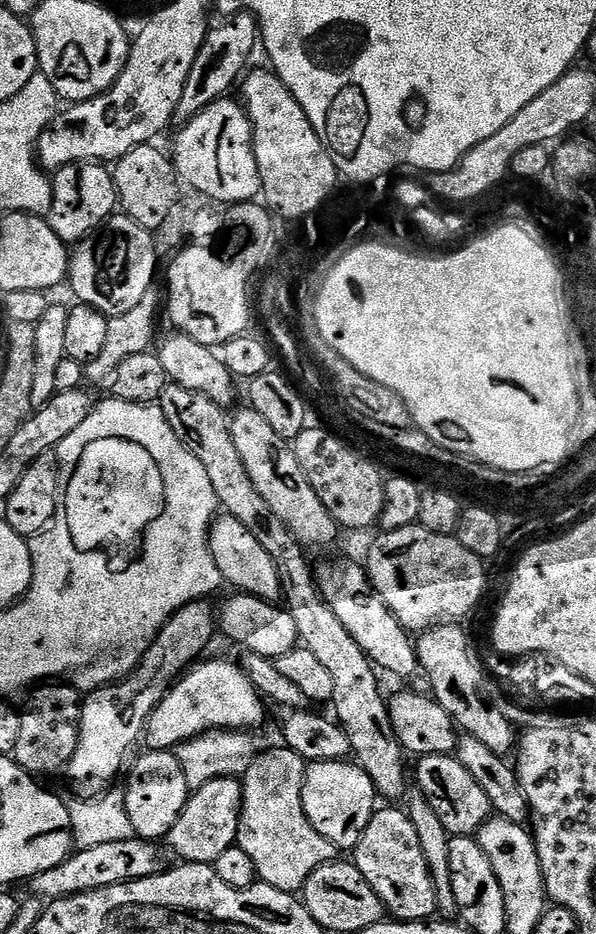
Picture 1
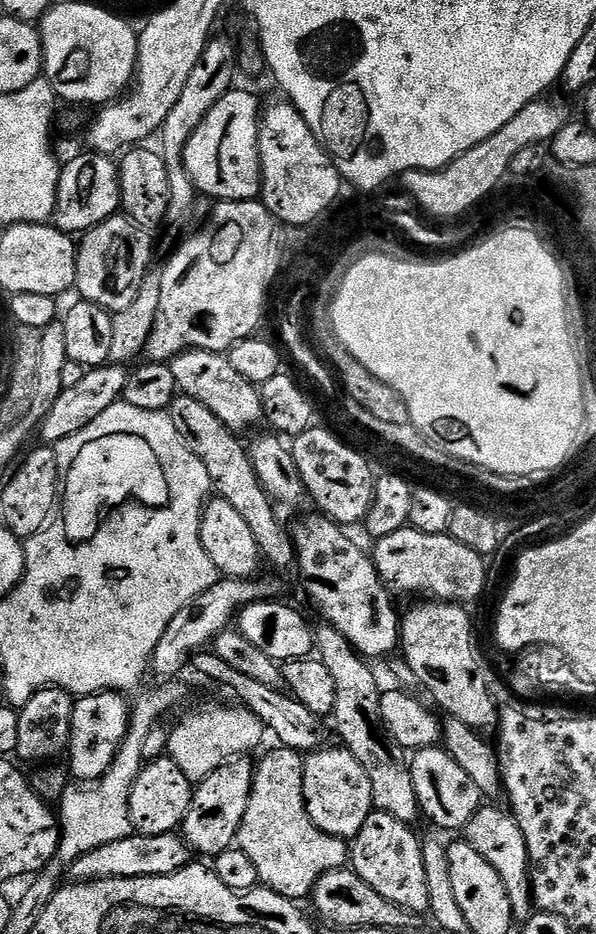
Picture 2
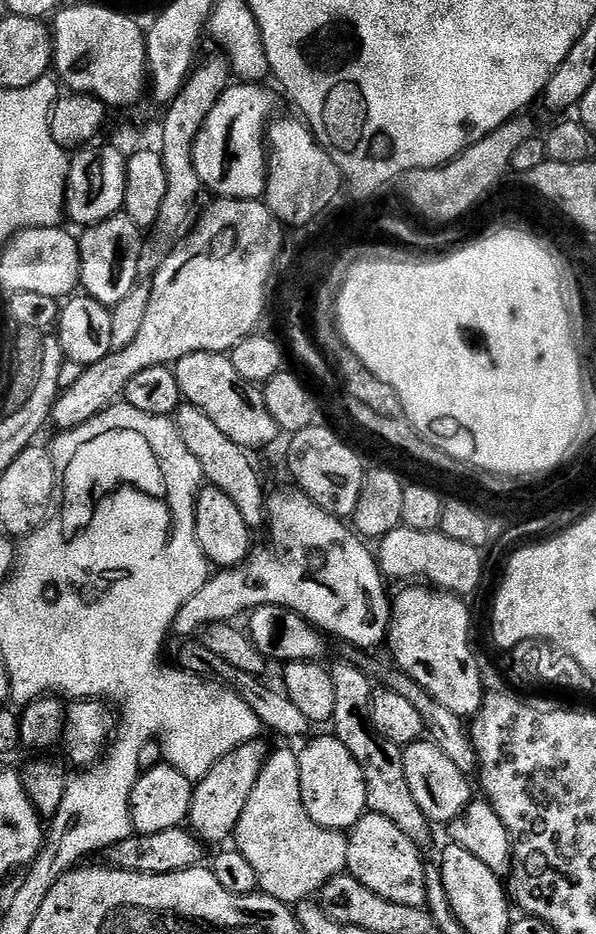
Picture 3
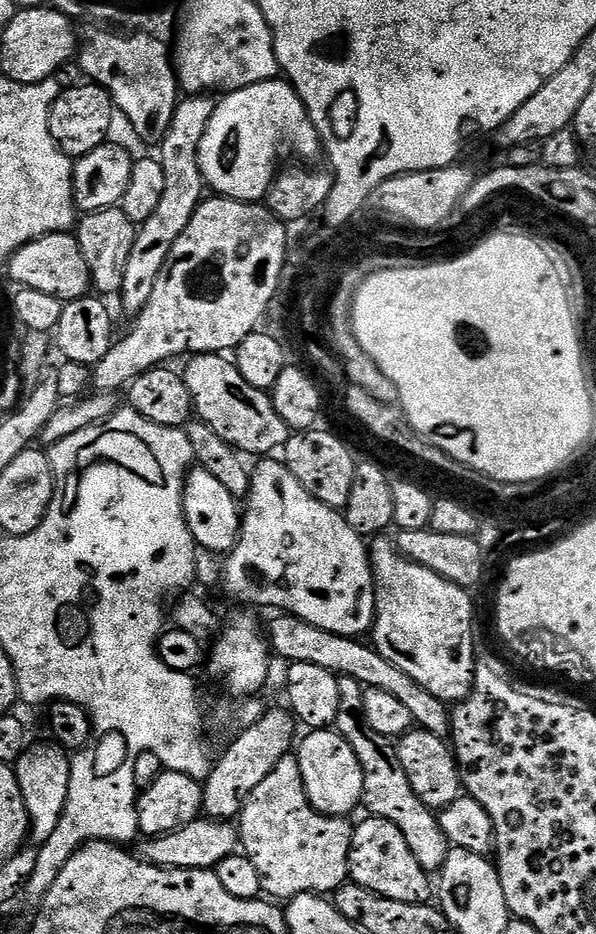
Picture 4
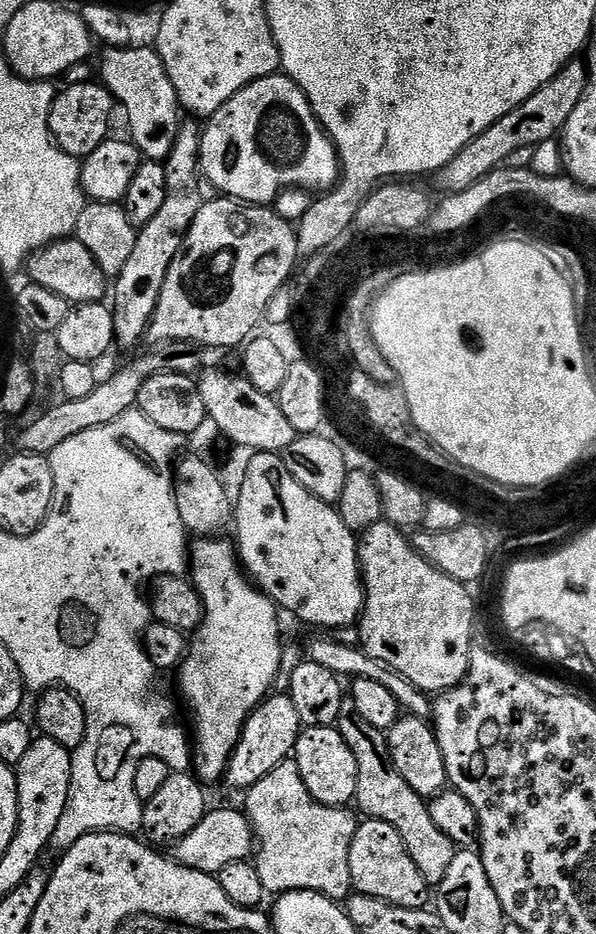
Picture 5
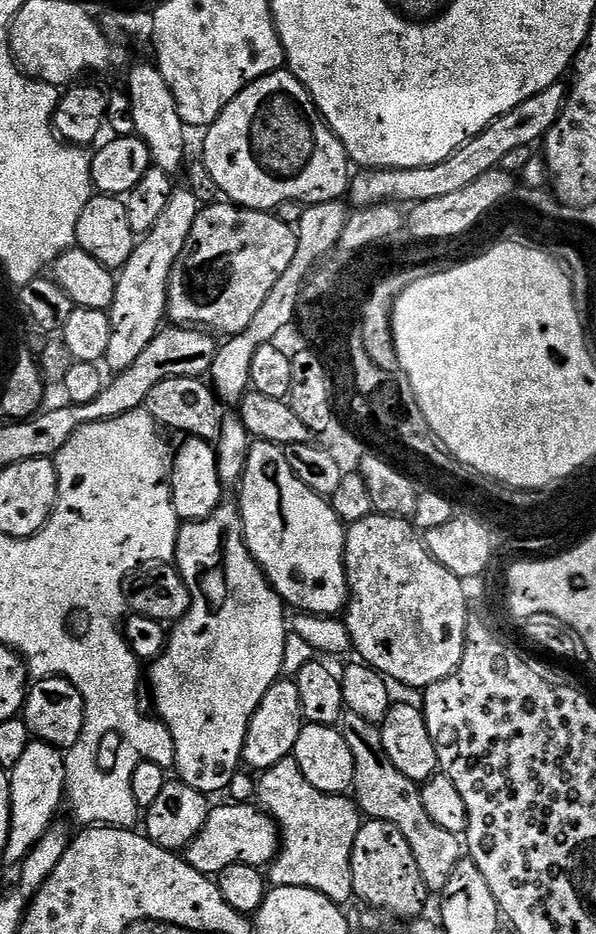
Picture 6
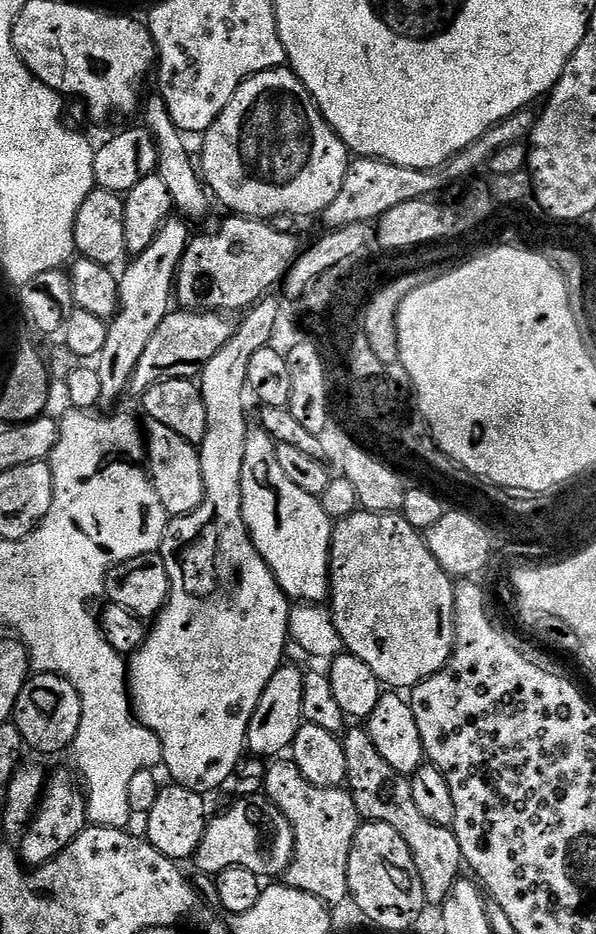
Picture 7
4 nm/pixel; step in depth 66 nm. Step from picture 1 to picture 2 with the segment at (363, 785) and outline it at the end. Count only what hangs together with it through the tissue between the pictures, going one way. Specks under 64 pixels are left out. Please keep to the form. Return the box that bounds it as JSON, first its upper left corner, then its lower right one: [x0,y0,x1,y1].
[304,746,373,841]

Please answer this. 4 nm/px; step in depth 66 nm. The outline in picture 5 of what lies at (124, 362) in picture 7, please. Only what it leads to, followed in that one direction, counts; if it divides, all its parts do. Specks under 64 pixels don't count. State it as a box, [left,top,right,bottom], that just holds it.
[110,123,202,348]

